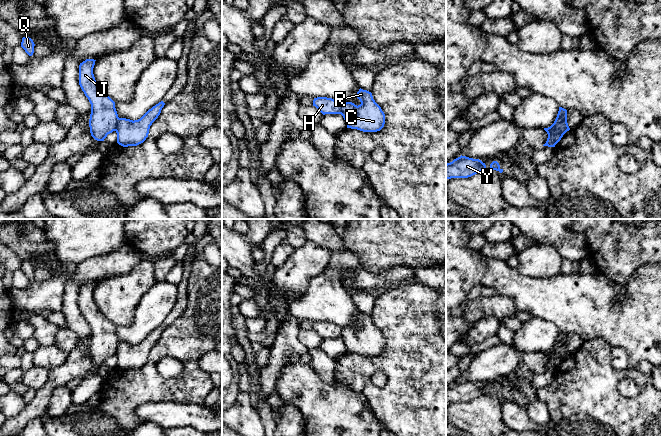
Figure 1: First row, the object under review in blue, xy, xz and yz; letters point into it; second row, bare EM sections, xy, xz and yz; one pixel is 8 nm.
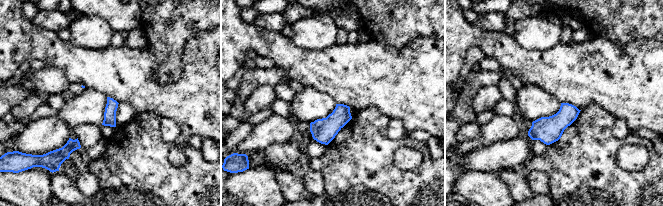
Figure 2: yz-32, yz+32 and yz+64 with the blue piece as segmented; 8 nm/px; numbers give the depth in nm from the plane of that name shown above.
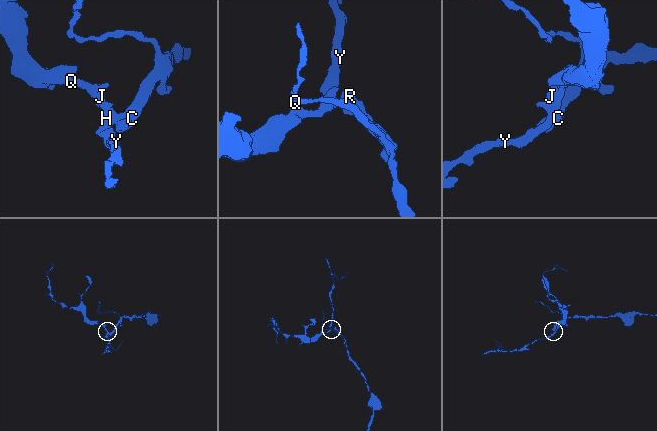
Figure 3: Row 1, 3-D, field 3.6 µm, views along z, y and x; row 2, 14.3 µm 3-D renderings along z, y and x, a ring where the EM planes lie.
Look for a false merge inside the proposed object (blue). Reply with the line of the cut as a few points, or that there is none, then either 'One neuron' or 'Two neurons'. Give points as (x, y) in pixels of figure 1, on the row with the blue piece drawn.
Split along xy (119, 118), (114, 130). Two neurons

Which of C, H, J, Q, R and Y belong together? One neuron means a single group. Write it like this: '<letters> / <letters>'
C R / H J Q Y

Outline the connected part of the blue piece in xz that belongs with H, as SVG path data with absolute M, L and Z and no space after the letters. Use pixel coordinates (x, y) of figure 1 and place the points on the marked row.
M317 97L313 100L315 106L323 115L341 114L342 103L327 97Z

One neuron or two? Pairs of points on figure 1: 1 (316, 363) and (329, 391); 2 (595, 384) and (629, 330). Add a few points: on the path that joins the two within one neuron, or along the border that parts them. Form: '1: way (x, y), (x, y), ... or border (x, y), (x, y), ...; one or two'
1: border (309, 365), (325, 382), (335, 382); two
2: border (591, 338), (602, 338), (613, 346); two

